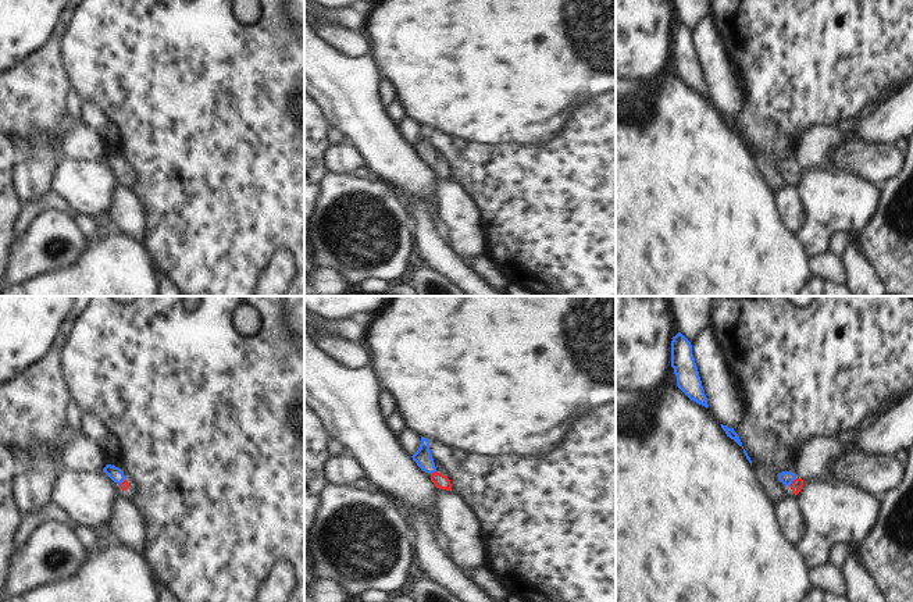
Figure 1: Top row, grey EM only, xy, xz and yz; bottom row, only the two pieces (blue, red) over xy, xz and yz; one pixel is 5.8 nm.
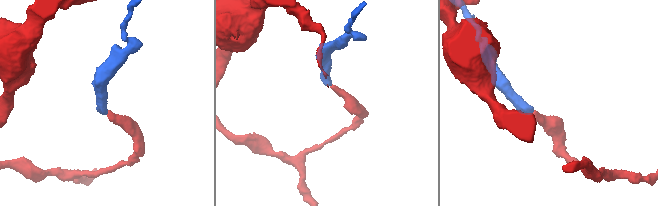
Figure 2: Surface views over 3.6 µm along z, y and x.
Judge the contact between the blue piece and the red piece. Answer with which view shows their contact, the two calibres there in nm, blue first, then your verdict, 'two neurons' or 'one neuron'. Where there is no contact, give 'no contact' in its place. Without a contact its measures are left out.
yz | 80/70 nm | one neuron

